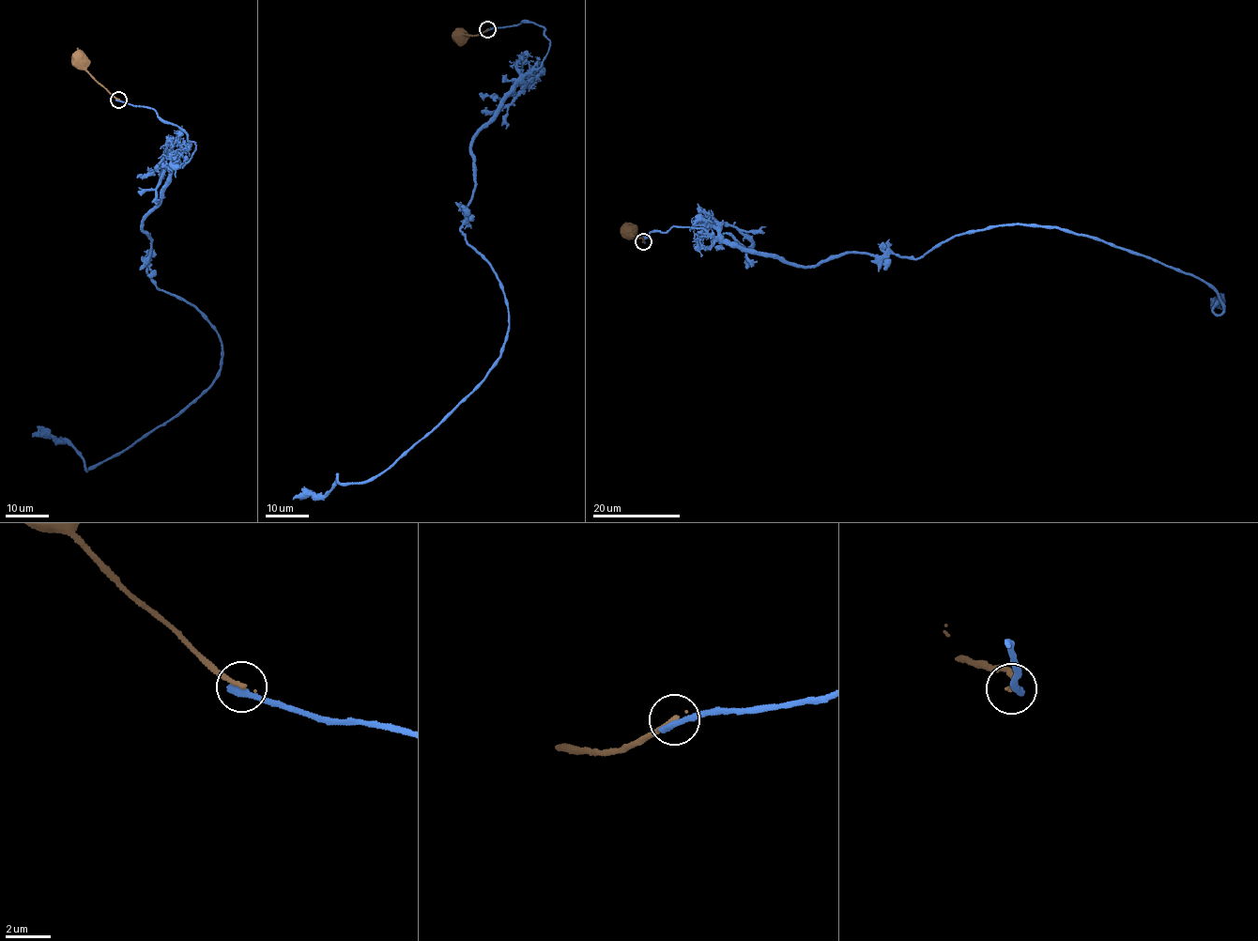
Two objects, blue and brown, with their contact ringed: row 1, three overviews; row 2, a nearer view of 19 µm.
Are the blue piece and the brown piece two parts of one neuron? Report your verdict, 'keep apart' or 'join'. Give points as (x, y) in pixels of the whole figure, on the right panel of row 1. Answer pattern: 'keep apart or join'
keep apart

